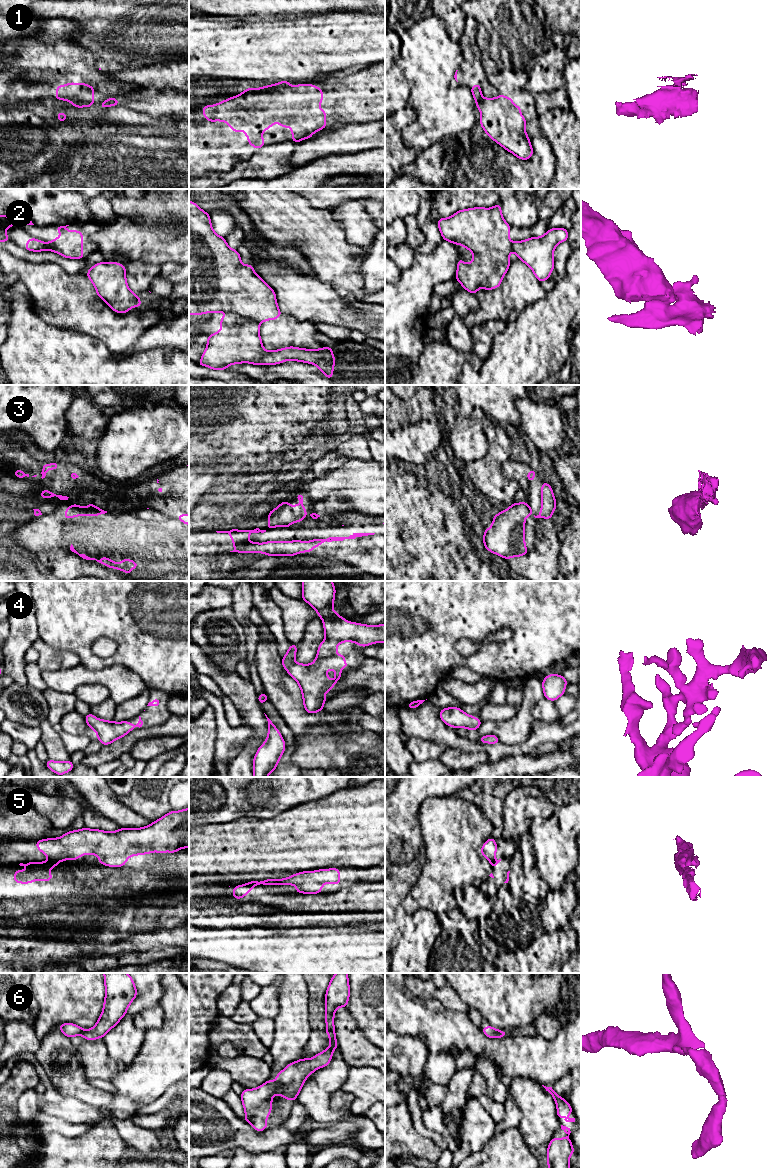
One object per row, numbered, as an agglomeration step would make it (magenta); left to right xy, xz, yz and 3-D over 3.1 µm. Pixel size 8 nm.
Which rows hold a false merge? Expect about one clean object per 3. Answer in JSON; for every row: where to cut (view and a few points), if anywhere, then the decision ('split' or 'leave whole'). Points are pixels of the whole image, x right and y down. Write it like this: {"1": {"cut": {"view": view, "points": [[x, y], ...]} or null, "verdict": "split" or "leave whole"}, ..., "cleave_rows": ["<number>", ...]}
{"1": {"cut": {"view": "xy", "points": [[71, 101], [92, 104]]}, "verdict": "split"}, "2": {"cut": {"view": "xz", "points": [[231, 312], [243, 317]]}, "verdict": "split"}, "3": {"cut": {"view": "xy", "points": [[89, 505], [97, 508]]}, "verdict": "split"}, "4": {"cut": null, "verdict": "leave whole"}, "5": {"cut": {"view": "xy", "points": [[50, 858], [58, 861]]}, "verdict": "split"}, "6": {"cut": null, "verdict": "leave whole"}, "cleave_rows": ["1", "2", "3", "5"]}

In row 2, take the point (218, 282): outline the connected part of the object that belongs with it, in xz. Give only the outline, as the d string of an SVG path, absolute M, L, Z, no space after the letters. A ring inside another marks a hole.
M189 200L189 314L230 312L257 323L276 320L282 315L274 290L259 277L252 264L243 265L237 250L230 248L224 237L213 230L209 213Z

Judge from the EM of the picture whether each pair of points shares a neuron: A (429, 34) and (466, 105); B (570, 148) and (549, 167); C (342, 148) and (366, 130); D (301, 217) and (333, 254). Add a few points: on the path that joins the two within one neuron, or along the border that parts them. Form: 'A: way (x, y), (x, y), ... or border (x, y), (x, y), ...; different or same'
A: way (429, 53), (429, 73), (447, 91); same
B: border (546, 139), (555, 160), (555, 171), (552, 177); different
C: way (348, 142), (360, 130); same
D: way (307, 226), (324, 245); same

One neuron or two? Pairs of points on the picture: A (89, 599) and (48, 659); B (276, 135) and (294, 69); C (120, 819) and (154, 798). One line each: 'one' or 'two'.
A: two
B: two
C: two

